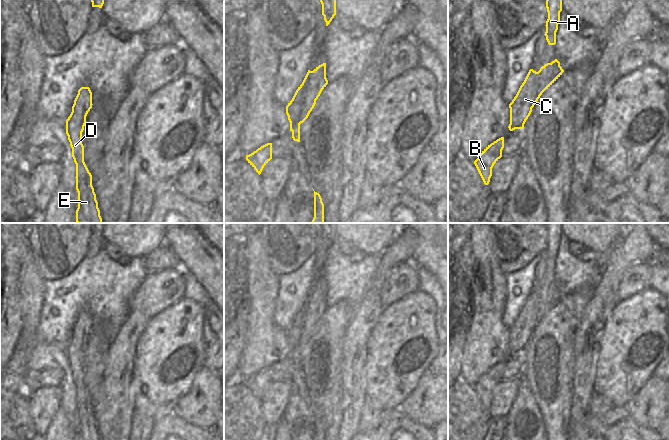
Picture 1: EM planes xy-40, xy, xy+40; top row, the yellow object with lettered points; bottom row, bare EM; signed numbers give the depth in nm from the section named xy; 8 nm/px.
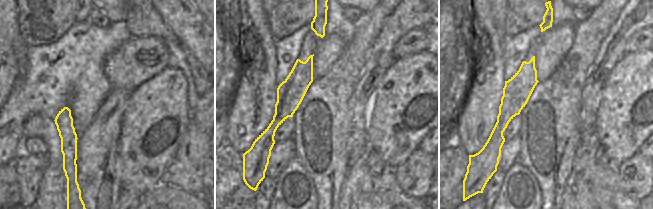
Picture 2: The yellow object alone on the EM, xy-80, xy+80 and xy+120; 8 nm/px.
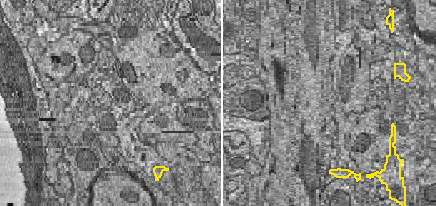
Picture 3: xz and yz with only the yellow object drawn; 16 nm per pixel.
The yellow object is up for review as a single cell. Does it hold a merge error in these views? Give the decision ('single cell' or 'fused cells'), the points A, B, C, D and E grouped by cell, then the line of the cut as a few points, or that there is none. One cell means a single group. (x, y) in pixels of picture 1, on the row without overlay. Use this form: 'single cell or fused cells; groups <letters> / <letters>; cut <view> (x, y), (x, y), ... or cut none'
fused cells; groups A D E / B C; cut xy (312, 295), (306, 304), (306, 319), (300, 341), (290, 354)

